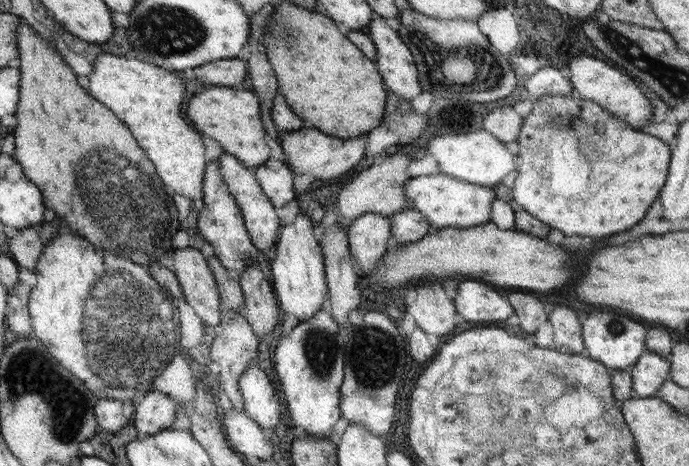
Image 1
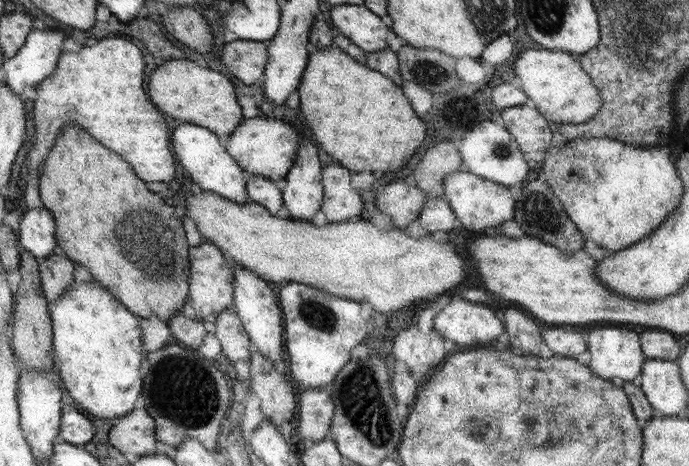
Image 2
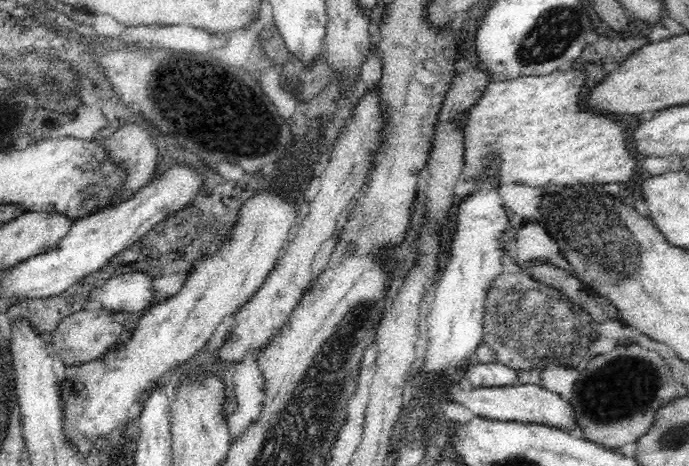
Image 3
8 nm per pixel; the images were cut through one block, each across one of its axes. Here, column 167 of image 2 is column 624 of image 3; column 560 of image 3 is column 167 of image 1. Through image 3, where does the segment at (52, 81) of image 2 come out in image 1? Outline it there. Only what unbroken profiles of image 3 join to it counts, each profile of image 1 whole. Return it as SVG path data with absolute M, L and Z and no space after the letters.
M100 52L94 60L94 72L88 78L90 96L96 100L102 100L108 108L114 108L116 115L125 121L132 130L133 136L138 136L138 144L150 152L150 160L156 165L158 174L174 192L188 197L189 199L200 199L204 195L204 168L206 168L206 150L202 144L202 136L198 130L194 130L184 118L184 82L172 74L172 72L158 68L158 65L150 63L150 60L137 60L133 58L122 58L110 52Z

